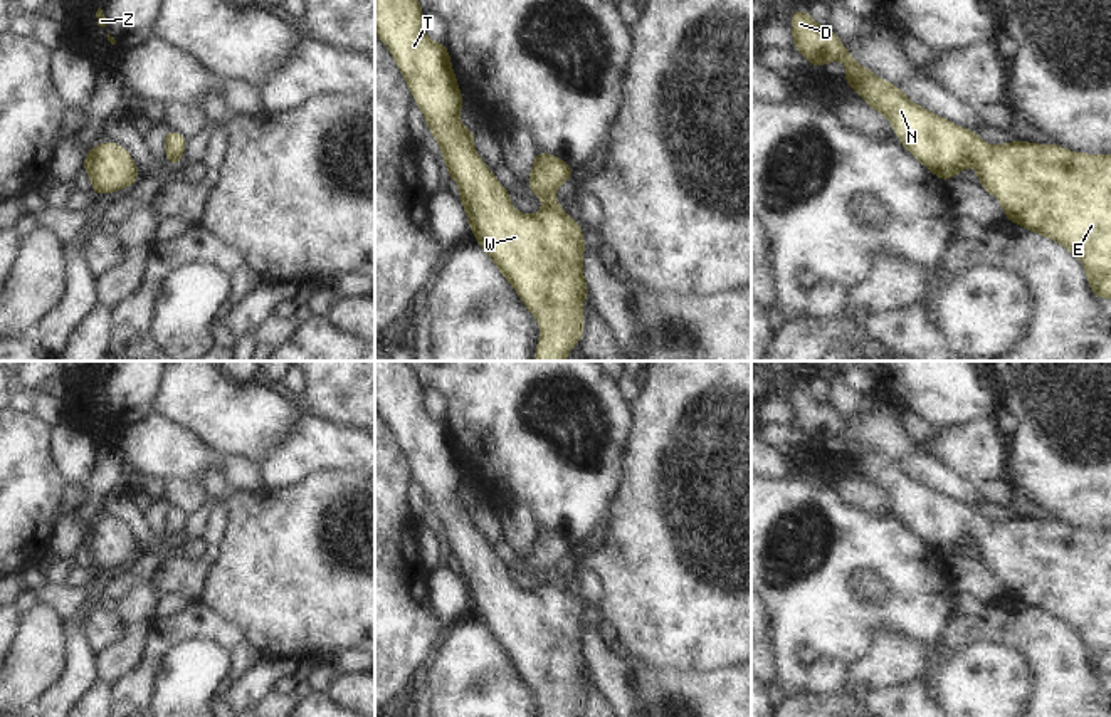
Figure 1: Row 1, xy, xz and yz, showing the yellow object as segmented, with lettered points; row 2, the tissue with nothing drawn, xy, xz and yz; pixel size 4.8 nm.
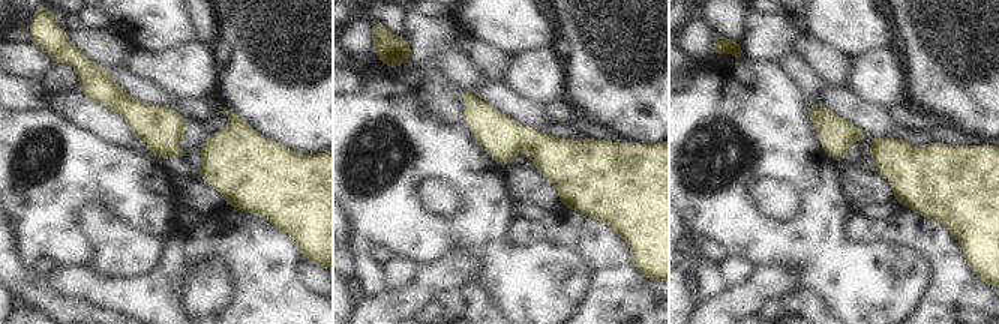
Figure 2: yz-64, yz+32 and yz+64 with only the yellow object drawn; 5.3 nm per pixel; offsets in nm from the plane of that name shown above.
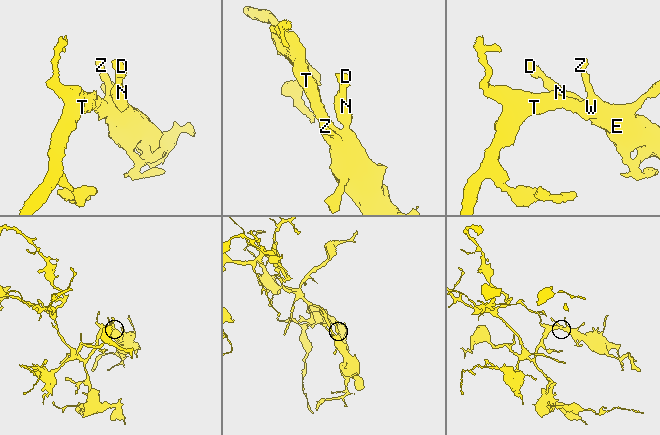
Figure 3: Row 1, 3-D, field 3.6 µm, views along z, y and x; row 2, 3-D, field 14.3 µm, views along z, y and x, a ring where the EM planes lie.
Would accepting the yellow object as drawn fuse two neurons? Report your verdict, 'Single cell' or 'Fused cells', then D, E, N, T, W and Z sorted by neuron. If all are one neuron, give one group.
Single cell. Groups: D E N T W Z

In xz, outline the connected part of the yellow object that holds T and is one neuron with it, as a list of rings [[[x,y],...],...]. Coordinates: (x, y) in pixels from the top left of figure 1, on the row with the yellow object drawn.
[[[375,0],[375,34],[387,44],[442,149],[449,176],[459,185],[459,201],[466,208],[477,245],[489,254],[526,309],[538,317],[541,338],[534,361],[565,361],[568,351],[582,339],[582,301],[588,299],[582,270],[583,232],[555,196],[556,188],[573,176],[573,168],[553,154],[536,153],[526,186],[546,205],[534,215],[523,215],[513,208],[508,188],[498,183],[494,171],[487,170],[472,146],[474,129],[461,126],[459,111],[464,102],[449,50],[425,37],[422,13],[419,0]]]

